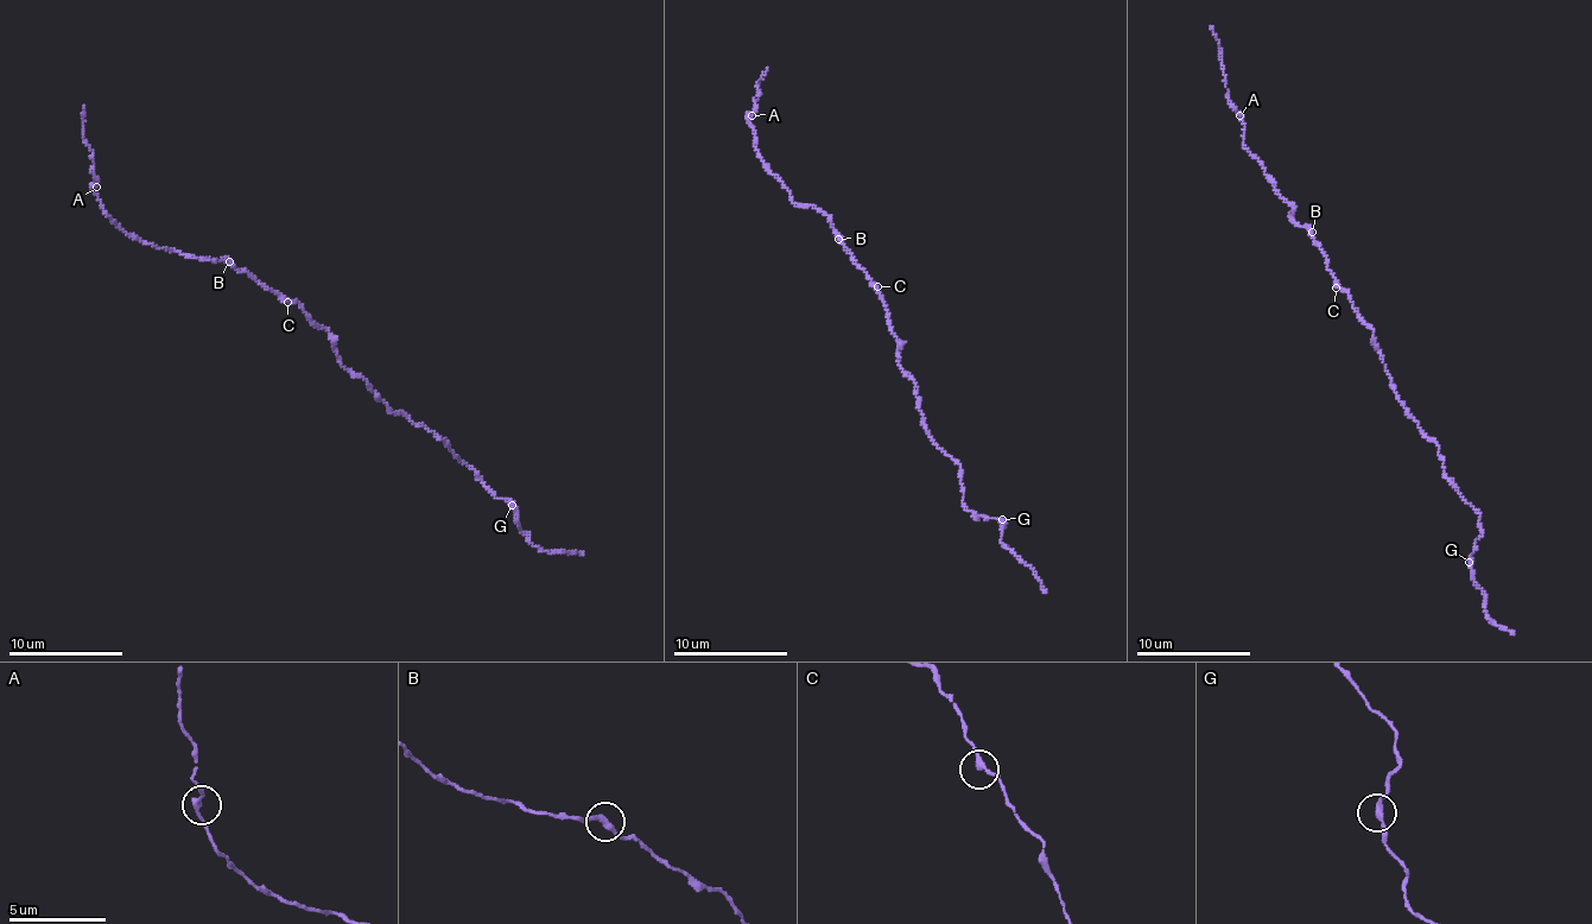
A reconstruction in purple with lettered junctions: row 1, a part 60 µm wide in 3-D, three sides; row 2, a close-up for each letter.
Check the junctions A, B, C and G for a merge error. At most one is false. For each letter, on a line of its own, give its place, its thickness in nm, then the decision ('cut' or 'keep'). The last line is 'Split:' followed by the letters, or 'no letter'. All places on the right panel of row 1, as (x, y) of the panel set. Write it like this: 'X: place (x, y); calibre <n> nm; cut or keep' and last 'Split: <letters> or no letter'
A: place (1240, 115); calibre 260 nm; keep
B: place (1312, 232); calibre 260 nm; keep
C: place (1336, 288); calibre 280 nm; keep
G: place (1469, 562); calibre 260 nm; keep
Split: no letter

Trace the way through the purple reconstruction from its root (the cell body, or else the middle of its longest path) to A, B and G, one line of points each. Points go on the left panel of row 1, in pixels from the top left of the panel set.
A: (322, 329), (303, 308), (224, 260), (201, 260), (144, 244), (103, 211), (96, 187)
B: (322, 329), (303, 308), (289, 303), (229, 261)
G: (322, 329), (329, 334), (341, 365), (368, 381), (388, 407), (444, 438), (481, 482), (511, 505)

